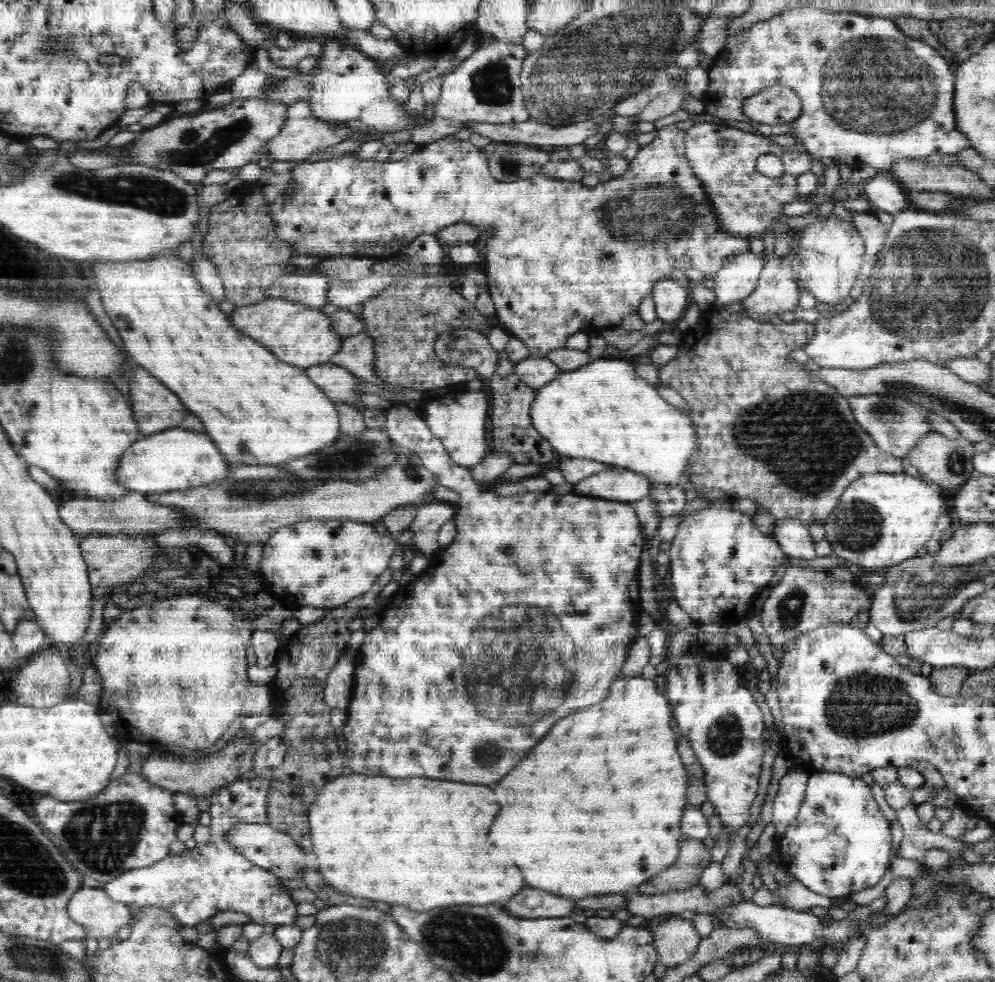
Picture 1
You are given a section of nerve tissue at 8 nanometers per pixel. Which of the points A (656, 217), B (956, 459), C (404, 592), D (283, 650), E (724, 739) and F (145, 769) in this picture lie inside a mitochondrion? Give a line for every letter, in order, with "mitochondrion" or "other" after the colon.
A: mitochondrion
B: mitochondrion
C: other
D: other
E: mitochondrion
F: other

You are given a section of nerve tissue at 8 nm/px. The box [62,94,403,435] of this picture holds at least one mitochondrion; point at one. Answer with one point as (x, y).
(194, 152)

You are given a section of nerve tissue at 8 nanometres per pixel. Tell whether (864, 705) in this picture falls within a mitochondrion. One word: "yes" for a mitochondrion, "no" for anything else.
yes

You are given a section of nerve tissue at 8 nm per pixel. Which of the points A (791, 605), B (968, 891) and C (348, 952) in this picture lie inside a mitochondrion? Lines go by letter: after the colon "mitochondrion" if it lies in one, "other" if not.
A: mitochondrion
B: other
C: mitochondrion

